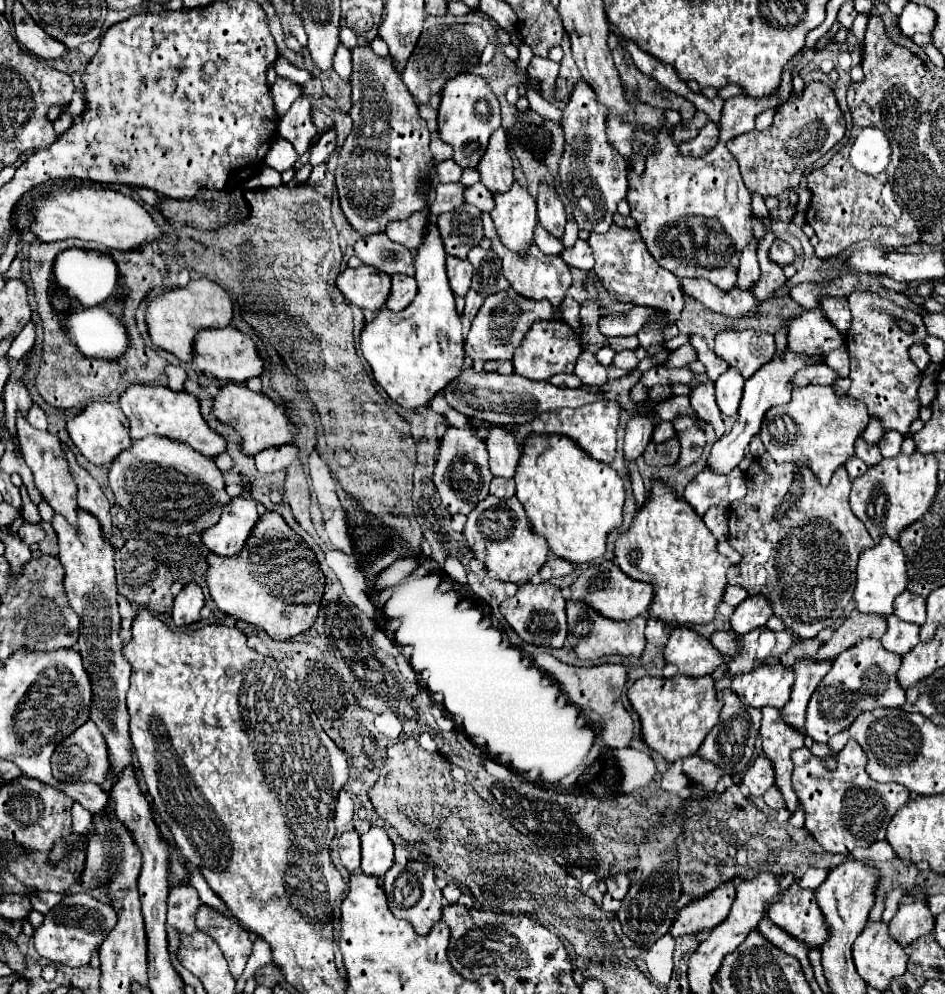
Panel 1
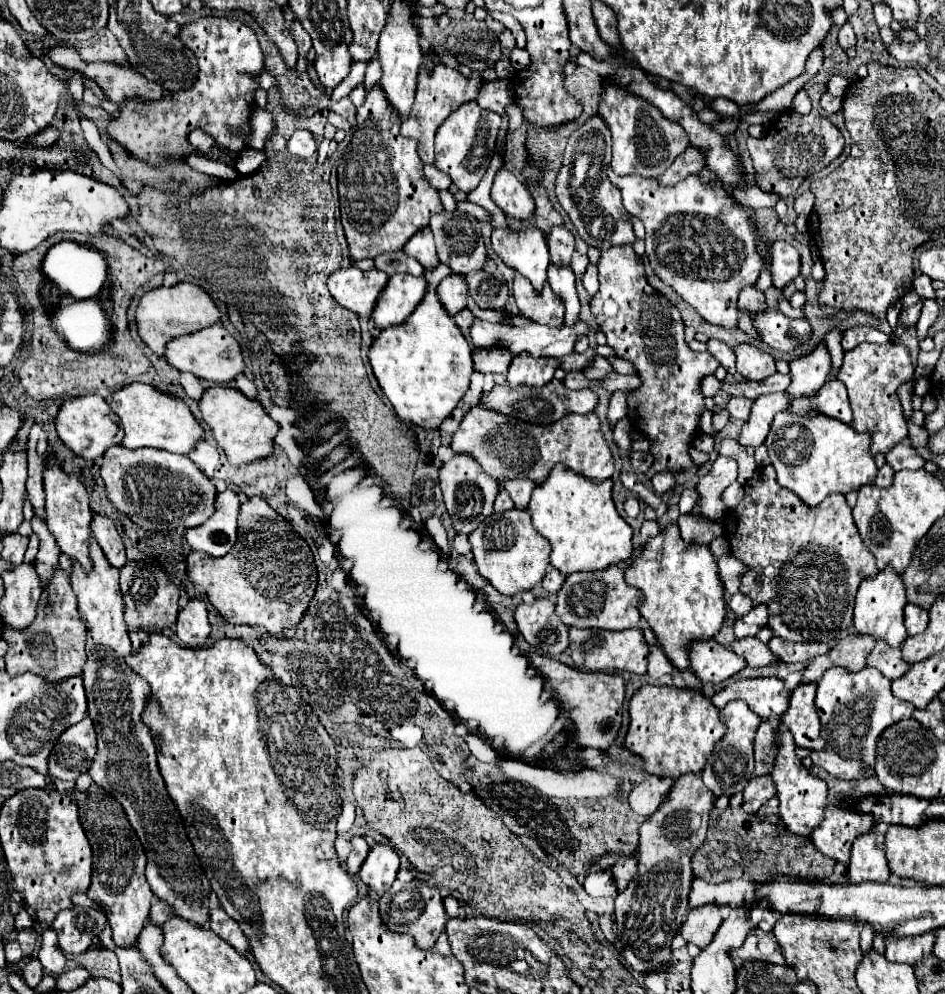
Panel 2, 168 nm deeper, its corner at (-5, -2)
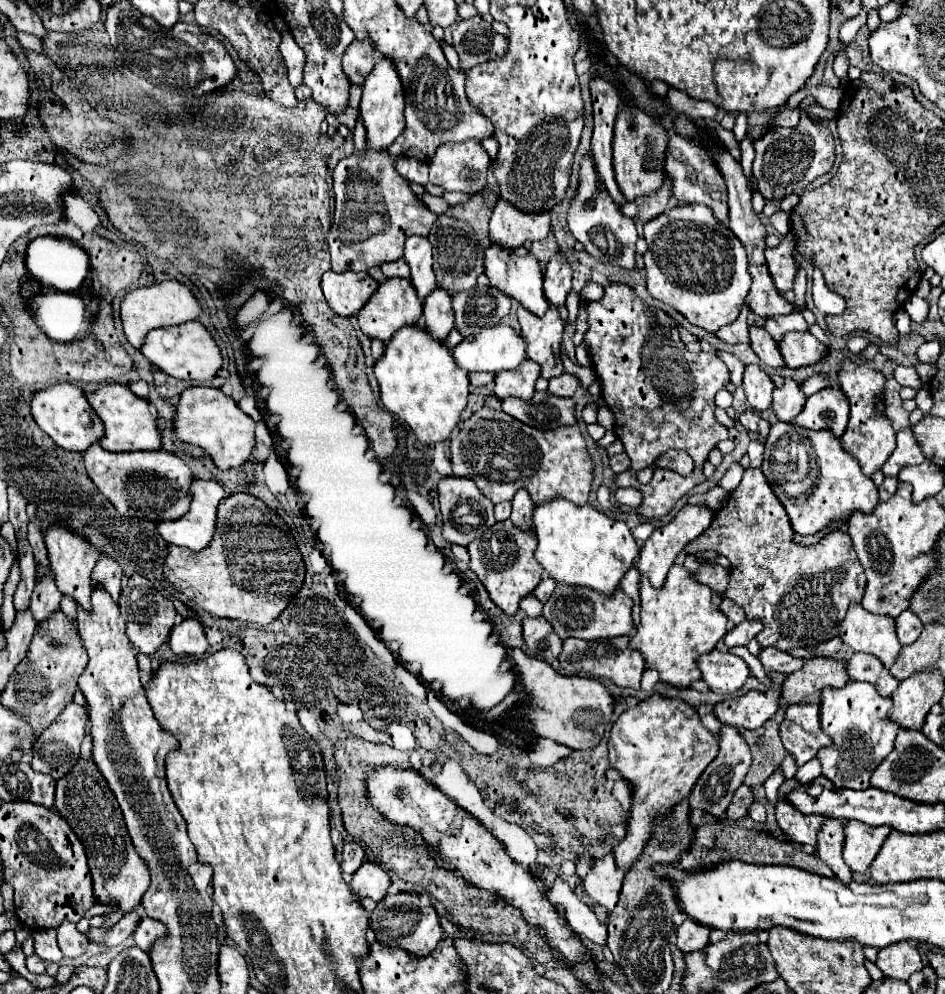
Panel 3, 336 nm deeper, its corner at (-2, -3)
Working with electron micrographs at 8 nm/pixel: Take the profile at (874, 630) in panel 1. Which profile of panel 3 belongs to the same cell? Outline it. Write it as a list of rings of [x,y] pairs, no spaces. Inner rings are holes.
[[[811,658],[805,660],[803,668],[791,672],[783,682],[783,696],[787,704],[819,702],[821,688],[847,684],[847,662],[833,658]]]

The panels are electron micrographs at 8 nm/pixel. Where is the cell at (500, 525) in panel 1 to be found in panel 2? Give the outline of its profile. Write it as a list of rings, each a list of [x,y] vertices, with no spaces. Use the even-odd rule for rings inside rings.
[[[504,511],[494,513],[486,523],[482,523],[470,537],[474,563],[478,573],[492,583],[492,587],[502,595],[516,595],[520,591],[530,591],[542,583],[550,557],[550,543],[534,531],[528,511]]]

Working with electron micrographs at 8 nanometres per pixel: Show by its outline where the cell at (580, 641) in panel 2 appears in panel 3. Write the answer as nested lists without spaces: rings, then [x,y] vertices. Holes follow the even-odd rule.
[[[627,636],[619,638],[609,638],[609,640],[581,640],[581,638],[569,638],[563,642],[563,650],[559,654],[559,664],[563,670],[581,670],[589,676],[595,678],[609,678],[617,686],[629,686],[629,688],[639,688],[641,674],[645,670],[645,660],[643,654],[633,650],[629,646]]]

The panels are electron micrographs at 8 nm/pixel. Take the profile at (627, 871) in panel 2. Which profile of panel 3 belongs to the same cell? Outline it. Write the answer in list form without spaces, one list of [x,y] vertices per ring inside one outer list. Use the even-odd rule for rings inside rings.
[[[653,694],[617,718],[609,738],[609,762],[629,782],[633,782],[635,796],[627,836],[613,850],[619,868],[629,870],[633,866],[651,836],[651,818],[659,812],[667,812],[677,804],[677,800],[691,794],[691,788],[707,764],[717,756],[717,750],[719,738],[701,724],[695,708],[677,698],[669,700],[661,694]]]

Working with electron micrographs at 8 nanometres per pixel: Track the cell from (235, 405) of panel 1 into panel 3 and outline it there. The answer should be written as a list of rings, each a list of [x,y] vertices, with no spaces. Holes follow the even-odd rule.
[[[189,386],[179,400],[175,432],[177,438],[201,446],[209,454],[219,470],[231,470],[245,464],[255,448],[255,426],[257,422],[247,416],[237,402],[213,386]]]

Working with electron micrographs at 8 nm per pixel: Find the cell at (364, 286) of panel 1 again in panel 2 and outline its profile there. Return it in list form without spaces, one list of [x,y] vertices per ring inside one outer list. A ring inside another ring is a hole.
[[[346,267],[328,277],[328,291],[342,307],[348,307],[348,311],[370,317],[386,283],[388,275],[378,269],[360,271],[356,267]]]

